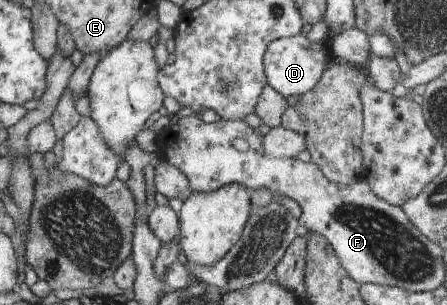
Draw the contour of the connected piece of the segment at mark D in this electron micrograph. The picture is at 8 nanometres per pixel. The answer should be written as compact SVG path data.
M303 33L275 40L265 54L265 69L269 84L286 98L301 97L318 84L323 72L327 69L326 61L330 59L332 56L327 41L309 42Z

